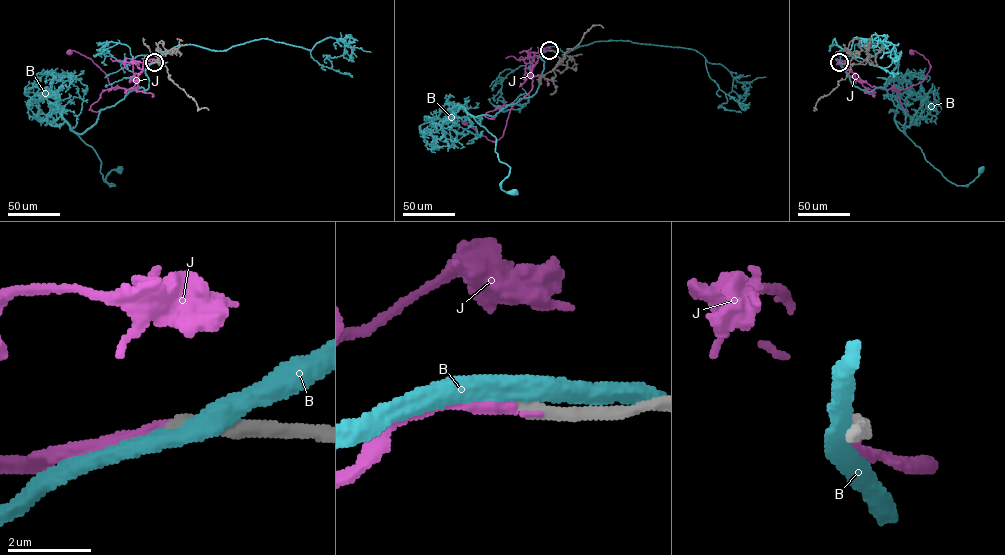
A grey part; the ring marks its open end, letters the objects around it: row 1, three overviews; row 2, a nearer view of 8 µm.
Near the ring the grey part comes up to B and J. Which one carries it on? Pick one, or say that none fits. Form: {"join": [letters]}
{"join": []}

